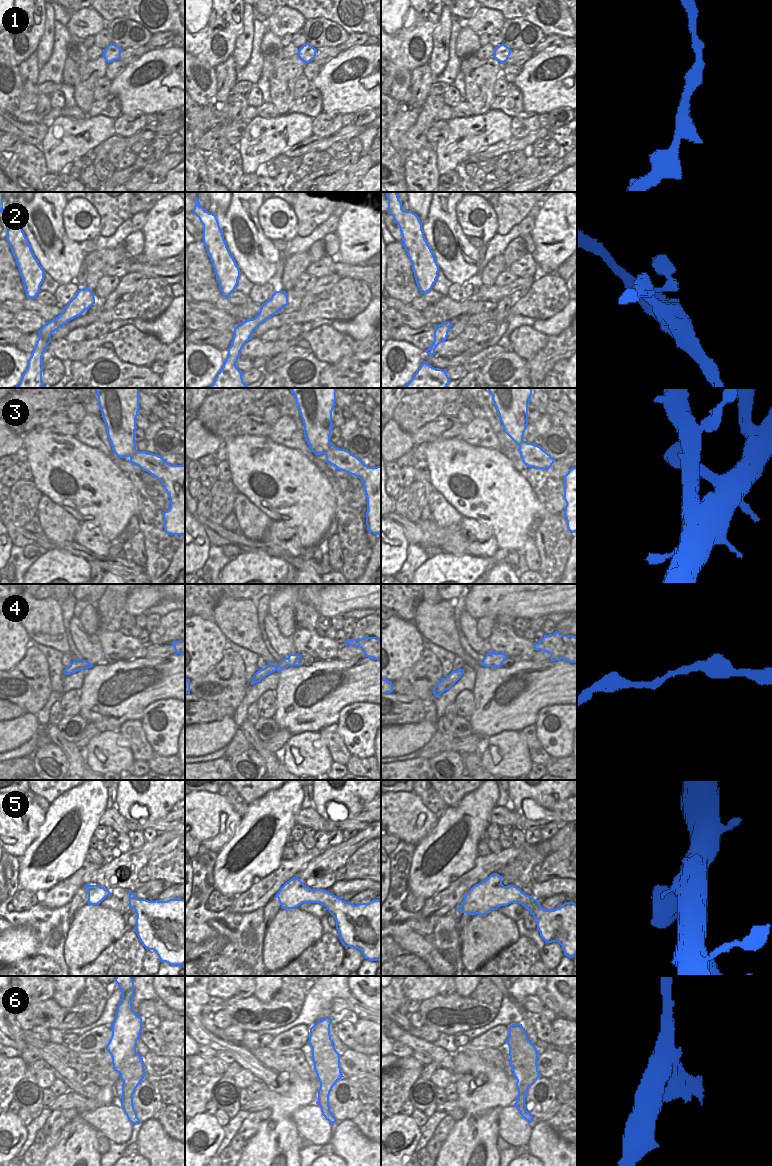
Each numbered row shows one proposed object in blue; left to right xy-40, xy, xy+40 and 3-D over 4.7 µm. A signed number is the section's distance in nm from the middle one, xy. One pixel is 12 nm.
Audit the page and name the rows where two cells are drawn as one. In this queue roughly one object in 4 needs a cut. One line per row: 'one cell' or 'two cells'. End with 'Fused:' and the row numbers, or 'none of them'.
1: one cell
2: one cell
3: one cell
4: one cell
5: one cell
6: two cells
Fused: 6

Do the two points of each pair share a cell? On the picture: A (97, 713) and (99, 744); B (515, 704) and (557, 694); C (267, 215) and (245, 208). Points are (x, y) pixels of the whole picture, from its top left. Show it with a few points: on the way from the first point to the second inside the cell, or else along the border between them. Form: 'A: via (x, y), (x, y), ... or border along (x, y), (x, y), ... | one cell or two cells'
A: border along (117, 730), (105, 730), (100, 733) | two cells
B: via (525, 694), (547, 694) | one cell
C: border along (262, 202), (258, 211), (258, 223), (264, 234) | two cells

